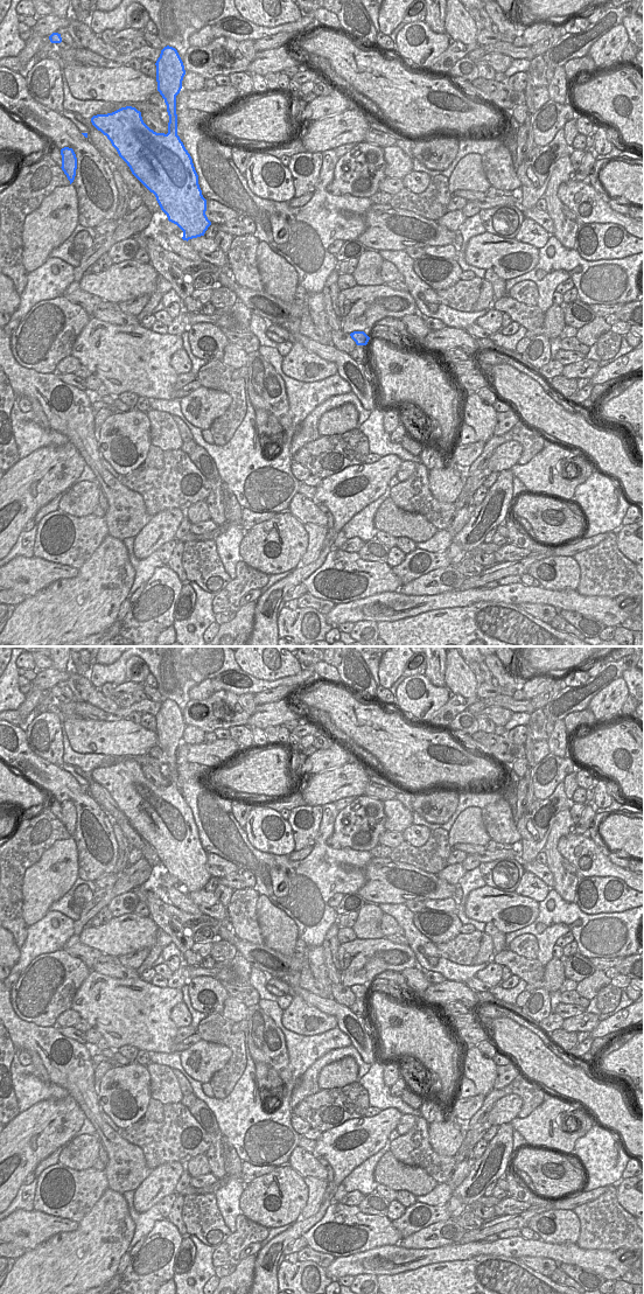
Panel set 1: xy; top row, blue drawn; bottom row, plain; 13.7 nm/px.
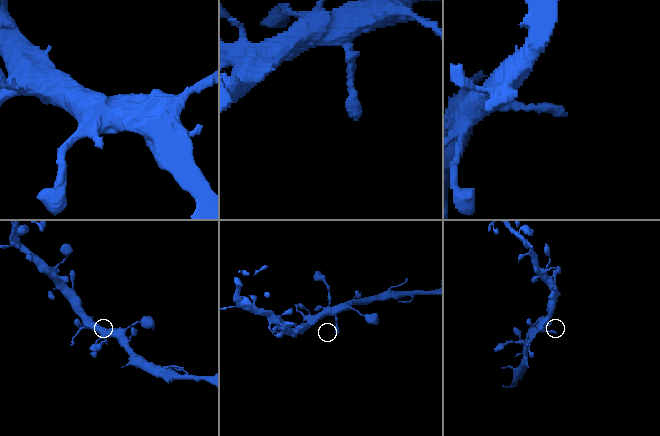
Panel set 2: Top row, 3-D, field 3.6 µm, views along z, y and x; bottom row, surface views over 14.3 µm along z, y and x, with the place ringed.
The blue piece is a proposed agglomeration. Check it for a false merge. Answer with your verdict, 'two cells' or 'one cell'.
one cell

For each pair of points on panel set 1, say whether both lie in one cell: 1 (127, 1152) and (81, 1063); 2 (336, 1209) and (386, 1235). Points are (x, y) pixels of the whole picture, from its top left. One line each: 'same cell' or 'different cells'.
1: same cell
2: same cell

